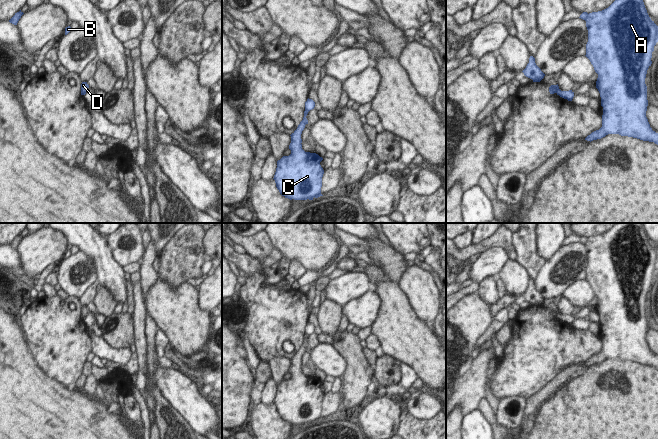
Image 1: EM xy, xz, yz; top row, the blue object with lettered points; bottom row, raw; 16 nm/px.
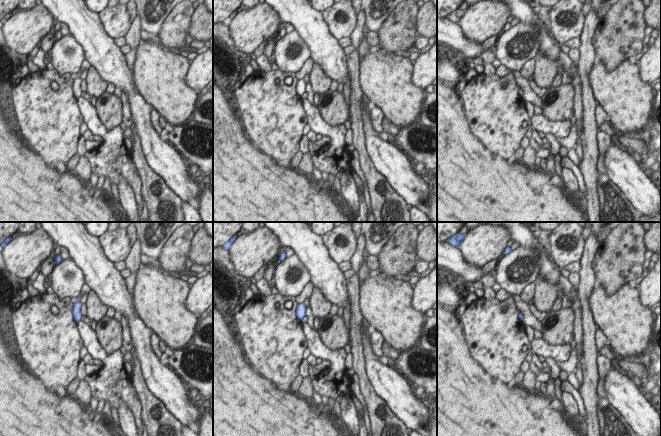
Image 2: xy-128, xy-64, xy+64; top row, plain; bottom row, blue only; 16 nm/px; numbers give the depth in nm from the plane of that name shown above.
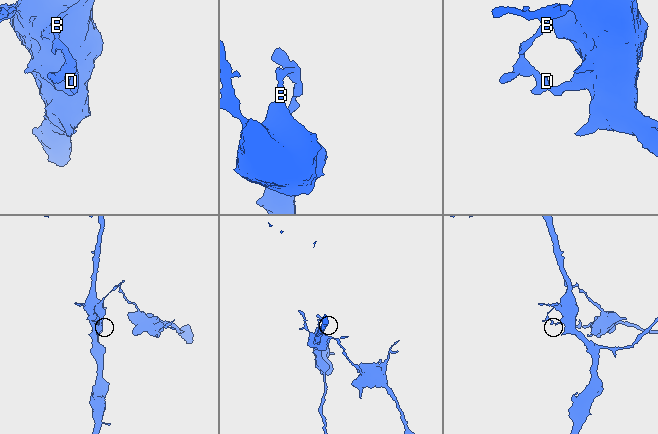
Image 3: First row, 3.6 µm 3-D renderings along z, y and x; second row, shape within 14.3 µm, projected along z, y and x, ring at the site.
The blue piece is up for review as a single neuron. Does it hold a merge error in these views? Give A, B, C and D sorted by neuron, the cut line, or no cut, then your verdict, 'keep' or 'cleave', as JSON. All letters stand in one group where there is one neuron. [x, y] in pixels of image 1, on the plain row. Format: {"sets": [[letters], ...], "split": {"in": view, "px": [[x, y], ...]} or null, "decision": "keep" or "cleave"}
{"sets": [["A", "C"], ["B", "D"]], "split": {"in": "xz", "px": [[305, 333], [308, 335]]}, "decision": "cleave"}

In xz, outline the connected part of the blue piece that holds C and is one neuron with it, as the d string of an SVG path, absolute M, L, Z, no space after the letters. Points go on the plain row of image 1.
M304 335L303 344L290 359L291 378L277 385L273 402L280 418L290 424L313 424L314 421L323 420L321 411L324 394L320 389L323 382L316 377L305 376L301 368L302 355L308 348L308 336Z

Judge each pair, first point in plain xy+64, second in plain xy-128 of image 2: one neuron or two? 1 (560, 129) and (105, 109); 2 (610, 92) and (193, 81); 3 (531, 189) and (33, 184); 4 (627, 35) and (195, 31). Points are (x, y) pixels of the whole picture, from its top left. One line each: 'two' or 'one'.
1: two
2: two
3: one
4: two

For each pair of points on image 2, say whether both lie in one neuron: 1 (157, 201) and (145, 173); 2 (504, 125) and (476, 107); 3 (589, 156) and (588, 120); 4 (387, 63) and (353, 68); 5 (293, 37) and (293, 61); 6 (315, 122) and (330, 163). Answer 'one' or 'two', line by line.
1: one
2: one
3: one
4: two
5: one
6: one

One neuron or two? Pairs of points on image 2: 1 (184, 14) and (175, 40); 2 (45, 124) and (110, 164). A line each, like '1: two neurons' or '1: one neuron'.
1: one neuron
2: two neurons

